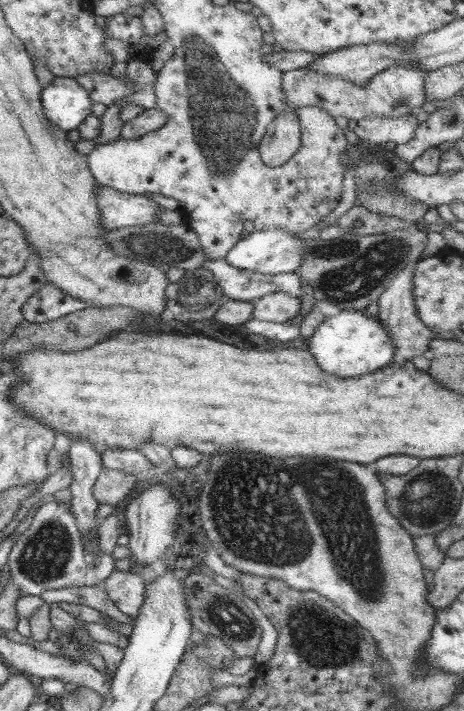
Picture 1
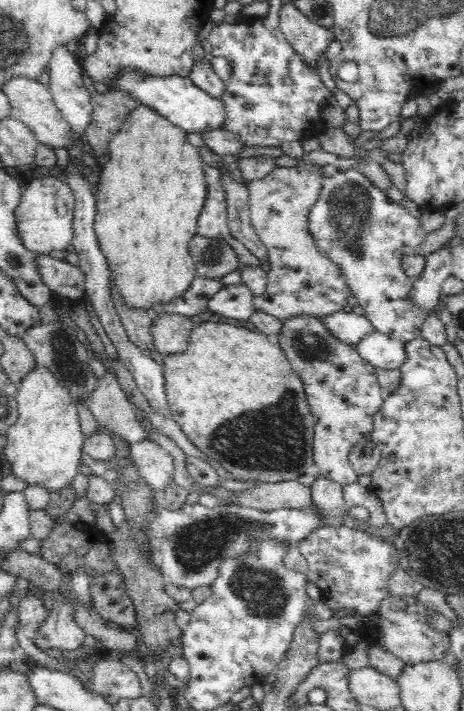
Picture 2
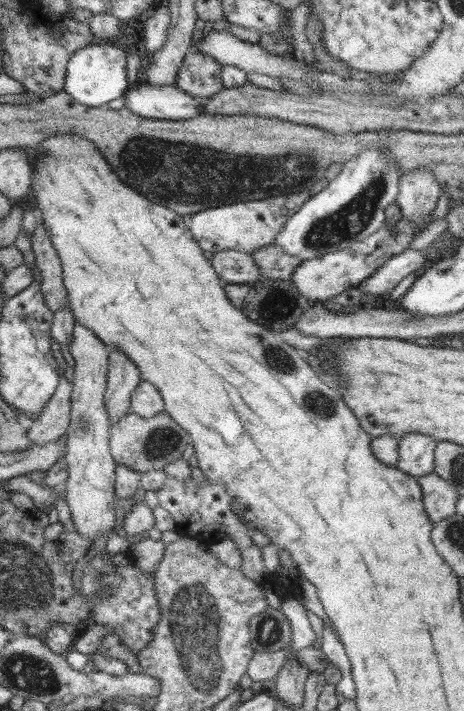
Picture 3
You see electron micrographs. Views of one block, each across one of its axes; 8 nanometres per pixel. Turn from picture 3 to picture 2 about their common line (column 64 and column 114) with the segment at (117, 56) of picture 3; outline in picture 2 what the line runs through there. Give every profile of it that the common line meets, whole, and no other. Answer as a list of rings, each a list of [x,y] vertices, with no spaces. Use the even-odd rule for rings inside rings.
[[[122,70],[116,84],[110,88],[112,92],[120,90],[124,94],[130,94],[134,100],[140,102],[140,106],[148,106],[174,122],[178,128],[190,132],[208,132],[208,130],[220,130],[224,128],[226,122],[226,106],[222,98],[212,98],[208,92],[200,90],[192,78],[182,78],[182,76],[170,76],[170,78],[160,78],[160,76],[142,76],[134,70]]]

